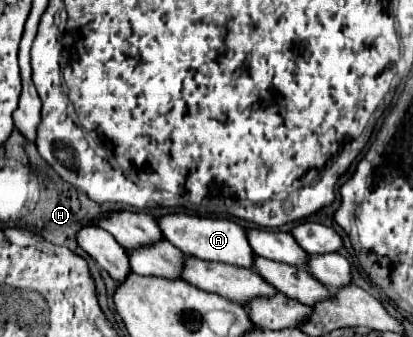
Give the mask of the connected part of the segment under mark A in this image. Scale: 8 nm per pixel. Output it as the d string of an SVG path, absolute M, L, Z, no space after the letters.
M173 213L173 215L161 217L159 227L163 227L163 235L167 235L167 241L179 247L185 255L191 255L203 261L217 261L217 263L227 263L235 267L247 267L247 269L253 269L255 265L255 251L247 241L245 229L231 219L225 219L225 217L211 219L211 217L193 217L185 213Z

